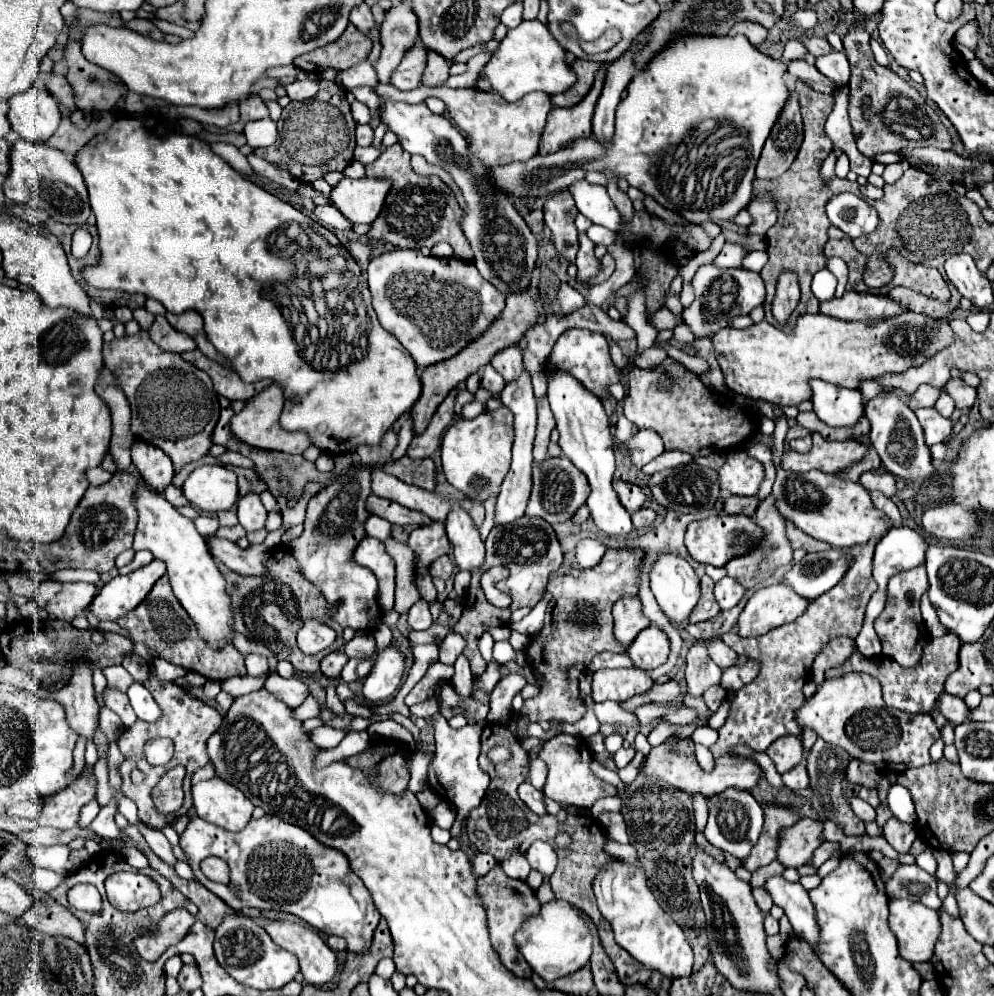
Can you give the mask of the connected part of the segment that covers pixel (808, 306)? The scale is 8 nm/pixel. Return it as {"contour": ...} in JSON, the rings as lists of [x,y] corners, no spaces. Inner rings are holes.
{"contour":[[[796,82],[796,92],[798,92],[798,98],[800,98],[800,108],[802,108],[802,118],[804,118],[804,142],[800,146],[800,152],[796,156],[796,162],[790,166],[790,170],[786,174],[782,174],[780,178],[776,178],[776,182],[758,182],[758,180],[754,180],[754,194],[766,192],[766,190],[772,190],[774,192],[776,206],[778,206],[778,214],[780,214],[776,226],[766,232],[770,262],[760,272],[760,276],[766,282],[764,310],[765,319],[768,323],[776,327],[780,326],[771,314],[771,304],[772,300],[774,300],[778,276],[782,272],[786,272],[786,270],[792,270],[794,274],[798,274],[801,298],[789,318],[787,328],[792,328],[798,316],[802,316],[806,312],[812,312],[812,314],[820,312],[820,300],[814,298],[814,294],[810,290],[810,284],[812,284],[812,276],[818,270],[826,267],[826,256],[823,250],[826,242],[828,242],[828,236],[826,236],[828,218],[826,218],[826,212],[824,212],[824,204],[836,194],[836,190],[848,190],[848,180],[834,178],[830,182],[822,182],[822,178],[820,178],[822,154],[830,154],[830,150],[832,150],[830,138],[824,134],[824,122],[826,122],[828,114],[832,112],[834,98],[828,96],[828,94],[822,94],[822,92],[812,90],[804,82]],[[800,250],[804,250],[804,254],[800,254]]]}

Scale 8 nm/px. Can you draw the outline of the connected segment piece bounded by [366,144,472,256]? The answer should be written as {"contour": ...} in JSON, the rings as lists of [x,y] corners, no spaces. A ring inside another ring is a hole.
{"contour":[[[400,144],[386,148],[372,164],[366,166],[368,178],[388,178],[392,188],[386,196],[384,208],[368,230],[368,240],[380,244],[392,244],[394,248],[432,248],[438,242],[448,242],[456,254],[472,254],[468,240],[460,230],[460,206],[448,184],[438,176],[420,176],[410,166],[410,154]]]}

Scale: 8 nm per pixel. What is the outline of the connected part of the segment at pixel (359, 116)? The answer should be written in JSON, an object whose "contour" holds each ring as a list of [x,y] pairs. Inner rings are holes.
{"contour":[[[352,102],[352,116],[358,124],[368,124],[370,118],[372,118],[370,110],[362,102]]]}

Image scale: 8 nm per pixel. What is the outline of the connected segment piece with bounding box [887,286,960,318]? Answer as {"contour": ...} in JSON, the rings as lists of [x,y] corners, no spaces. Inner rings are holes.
{"contour":[[[900,286],[893,288],[887,296],[892,298],[892,300],[896,300],[896,302],[900,302],[902,306],[906,306],[909,310],[929,318],[946,318],[948,312],[958,308],[958,300],[960,300],[960,294],[956,294],[956,292],[952,294],[952,298],[948,302],[942,302],[942,300],[930,299]]]}

